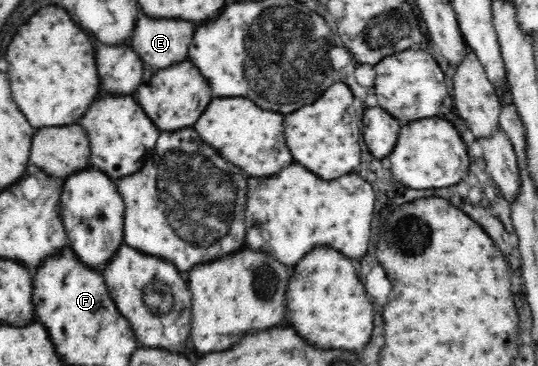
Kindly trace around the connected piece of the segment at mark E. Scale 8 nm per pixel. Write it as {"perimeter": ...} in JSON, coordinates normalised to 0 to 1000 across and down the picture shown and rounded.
{"perimeter":[[[266,44],[255,55],[240,123],[270,180],[314,186],[333,164],[349,164],[348,126],[355,120],[364,74],[340,55],[284,55]]]}

